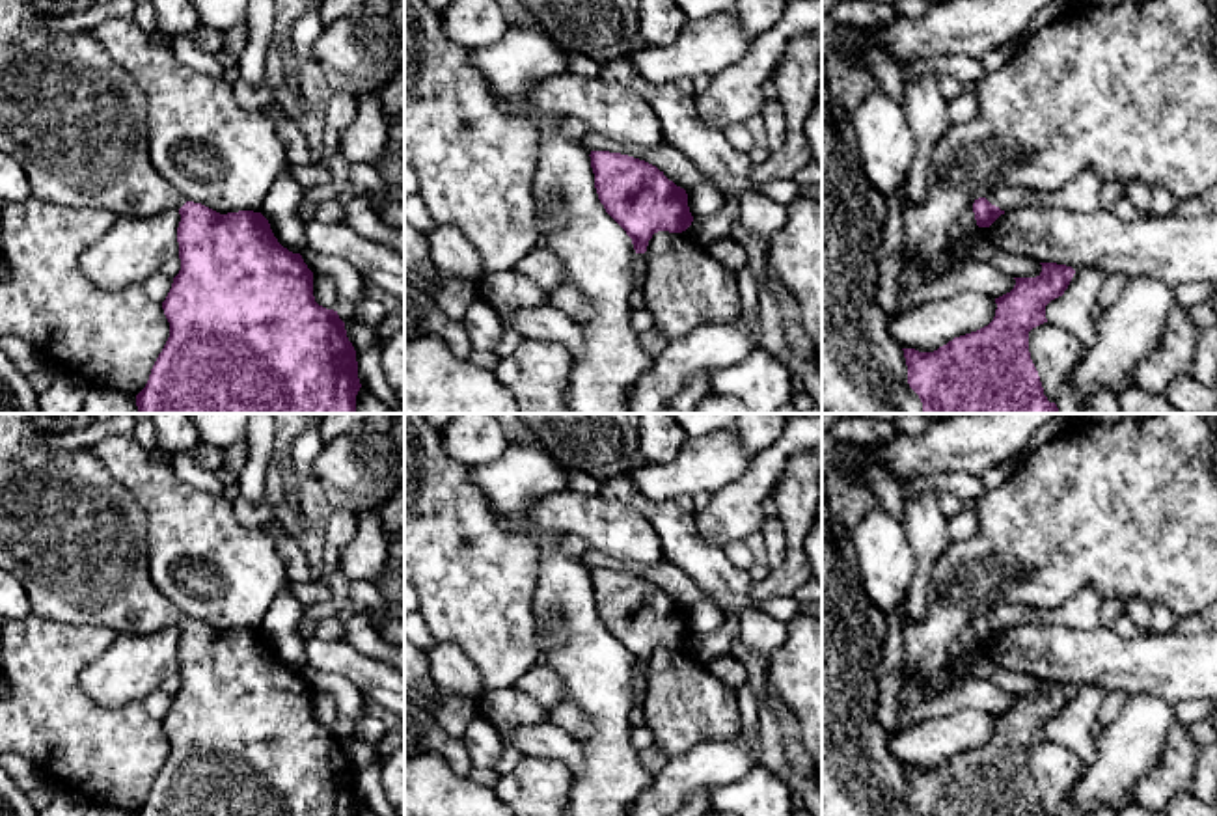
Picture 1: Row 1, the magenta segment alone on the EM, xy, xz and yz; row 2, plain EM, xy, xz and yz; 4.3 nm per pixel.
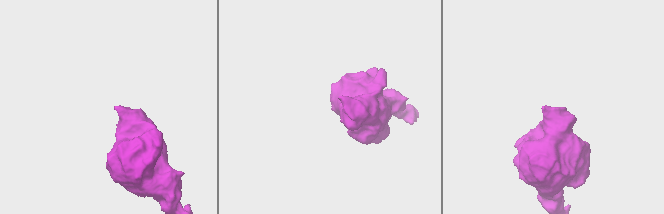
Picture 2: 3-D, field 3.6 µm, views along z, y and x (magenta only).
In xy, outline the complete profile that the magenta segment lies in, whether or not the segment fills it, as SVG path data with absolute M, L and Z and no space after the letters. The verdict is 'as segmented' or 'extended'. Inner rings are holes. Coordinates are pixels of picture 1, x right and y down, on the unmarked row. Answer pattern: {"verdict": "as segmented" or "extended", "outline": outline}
{"verdict": "extended", "outline": "M0 414L0 568L11 572L28 594L32 613L37 617L65 624L97 624L112 628L117 635L149 635L164 628L177 626L181 639L177 645L181 687L173 695L171 706L162 719L164 732L170 740L170 755L158 771L145 805L136 816L356 816L362 801L358 796L356 768L347 755L345 740L337 728L326 727L315 719L313 689L300 671L283 665L274 654L268 637L261 630L239 628L220 632L201 620L186 619L168 598L160 594L149 576L147 564L147 516L119 484L103 462L88 449L52 451L43 445L50 432L39 430L32 423L34 414Z"}

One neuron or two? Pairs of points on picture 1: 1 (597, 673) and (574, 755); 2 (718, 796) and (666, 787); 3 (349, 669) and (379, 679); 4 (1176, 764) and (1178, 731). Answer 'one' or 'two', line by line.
1: two
2: two
3: one
4: one

